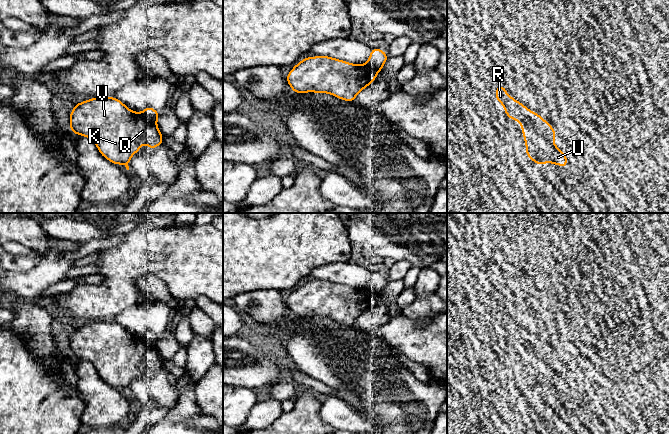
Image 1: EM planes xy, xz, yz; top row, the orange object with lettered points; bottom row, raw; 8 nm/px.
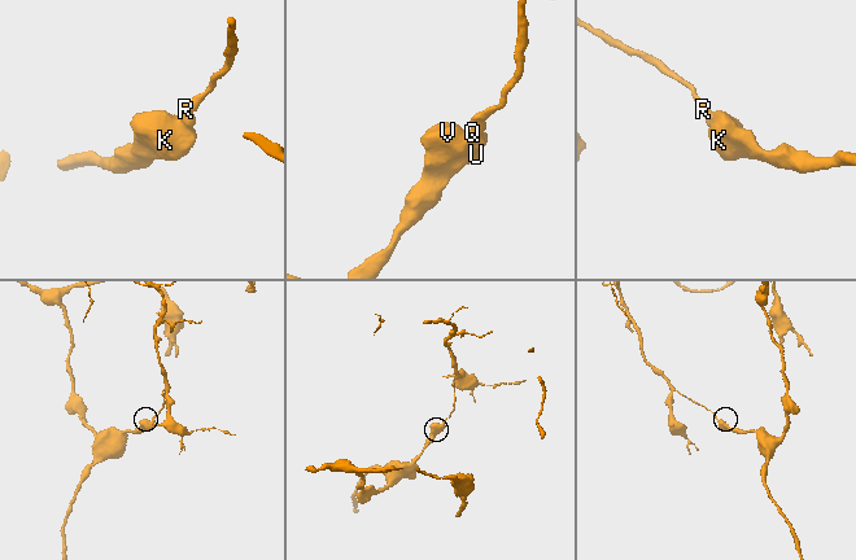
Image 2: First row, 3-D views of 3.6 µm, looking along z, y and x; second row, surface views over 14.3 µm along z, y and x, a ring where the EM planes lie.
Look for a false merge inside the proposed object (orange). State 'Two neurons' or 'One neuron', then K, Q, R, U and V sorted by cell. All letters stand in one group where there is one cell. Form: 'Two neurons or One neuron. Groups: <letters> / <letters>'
Two neurons. Groups: K Q U V / R

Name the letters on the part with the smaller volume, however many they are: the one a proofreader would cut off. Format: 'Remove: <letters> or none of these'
Remove: R

